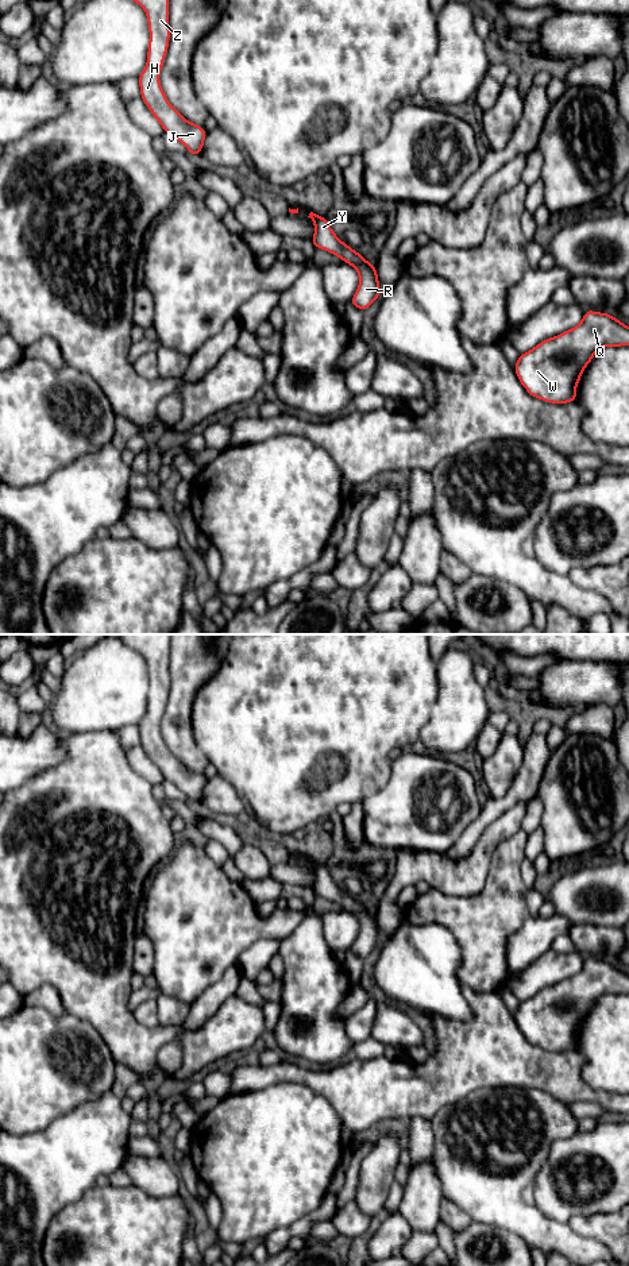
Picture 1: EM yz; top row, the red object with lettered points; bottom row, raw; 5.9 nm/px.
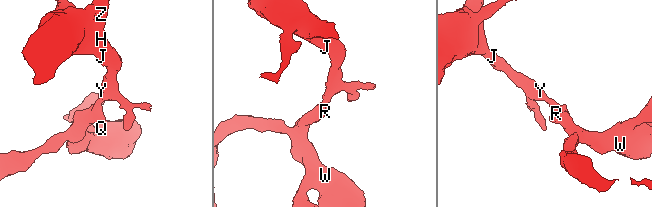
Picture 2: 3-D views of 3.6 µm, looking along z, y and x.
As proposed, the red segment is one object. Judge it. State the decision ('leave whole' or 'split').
leave whole

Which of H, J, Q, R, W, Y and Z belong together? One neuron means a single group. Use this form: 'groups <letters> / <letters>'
groups H J Q R W Y Z

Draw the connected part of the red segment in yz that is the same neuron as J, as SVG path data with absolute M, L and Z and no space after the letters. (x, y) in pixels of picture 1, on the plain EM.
M120 634L120 640L138 651L147 663L148 698L146 715L139 722L140 746L163 779L181 790L194 806L204 795L207 779L186 768L166 746L159 730L169 696L169 645L171 634Z

